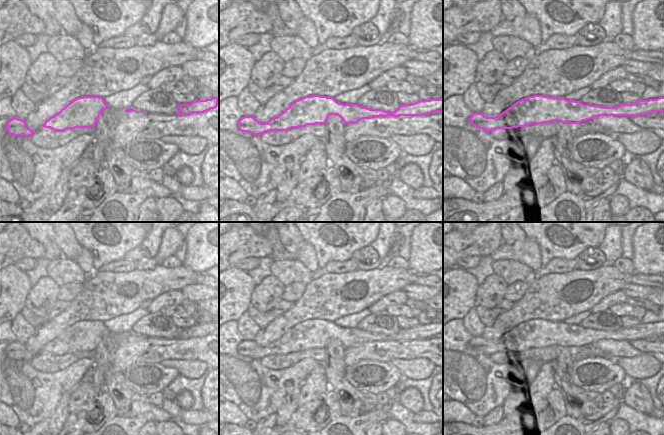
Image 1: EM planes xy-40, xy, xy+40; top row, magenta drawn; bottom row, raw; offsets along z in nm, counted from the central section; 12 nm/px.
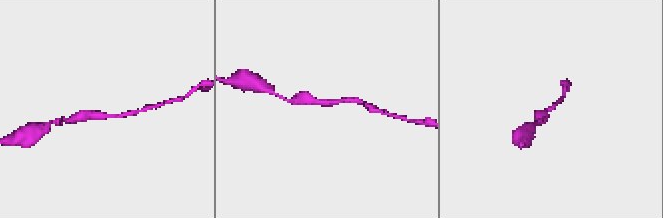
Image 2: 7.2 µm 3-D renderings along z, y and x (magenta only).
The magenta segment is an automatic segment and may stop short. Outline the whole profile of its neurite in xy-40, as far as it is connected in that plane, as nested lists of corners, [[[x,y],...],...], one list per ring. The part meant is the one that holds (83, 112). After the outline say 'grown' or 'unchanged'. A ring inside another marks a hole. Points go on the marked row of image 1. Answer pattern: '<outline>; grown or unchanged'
[[[83,96],[67,104],[42,125],[54,131],[94,127],[101,112],[108,109],[103,97]]]; unchanged

